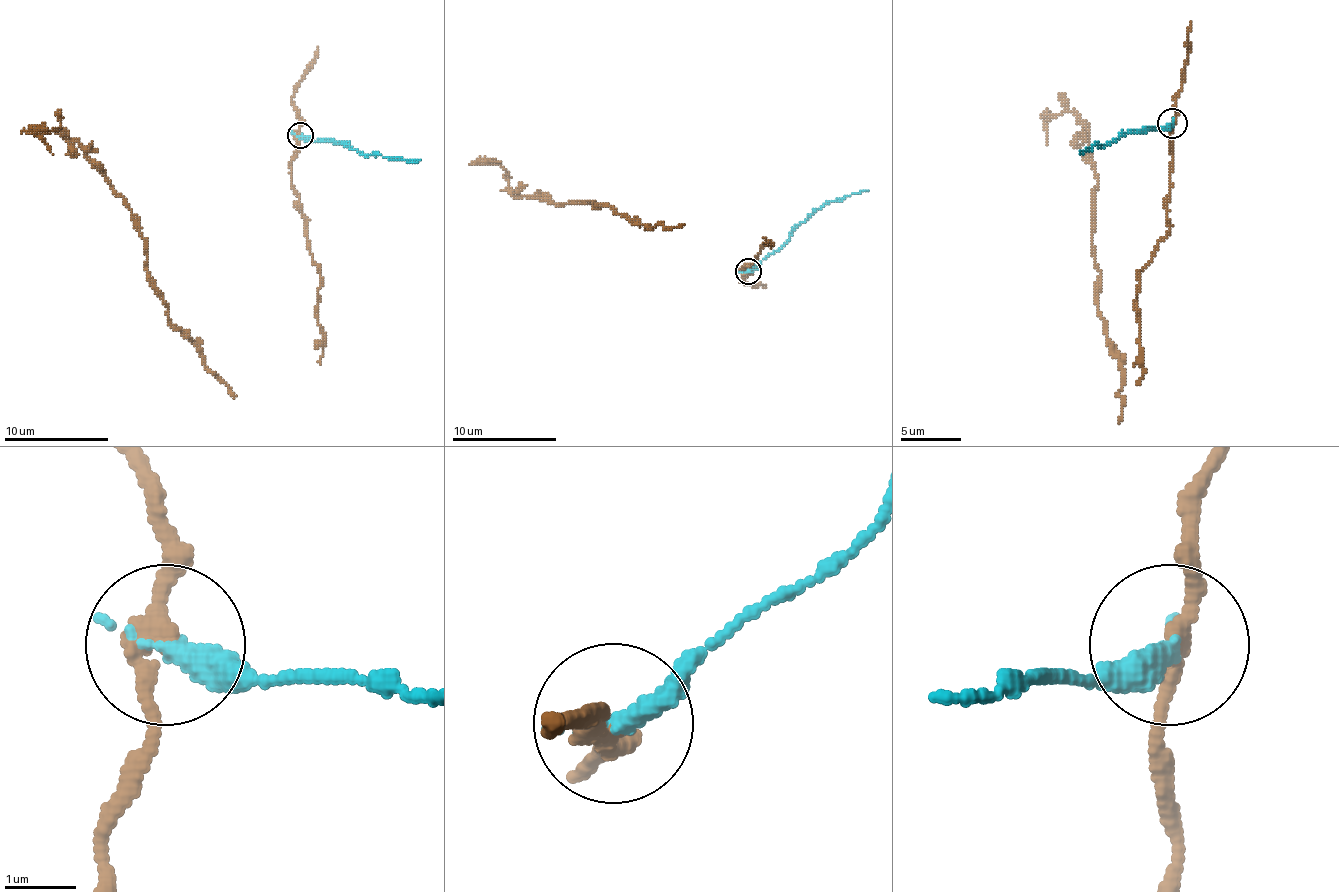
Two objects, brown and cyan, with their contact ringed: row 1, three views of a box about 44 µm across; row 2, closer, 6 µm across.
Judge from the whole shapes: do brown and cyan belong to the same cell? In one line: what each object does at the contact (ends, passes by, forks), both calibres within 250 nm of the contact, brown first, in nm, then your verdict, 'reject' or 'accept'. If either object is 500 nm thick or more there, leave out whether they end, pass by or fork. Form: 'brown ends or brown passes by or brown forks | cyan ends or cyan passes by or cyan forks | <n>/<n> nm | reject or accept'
brown passes by | cyan ends | 240/340 nm | reject

